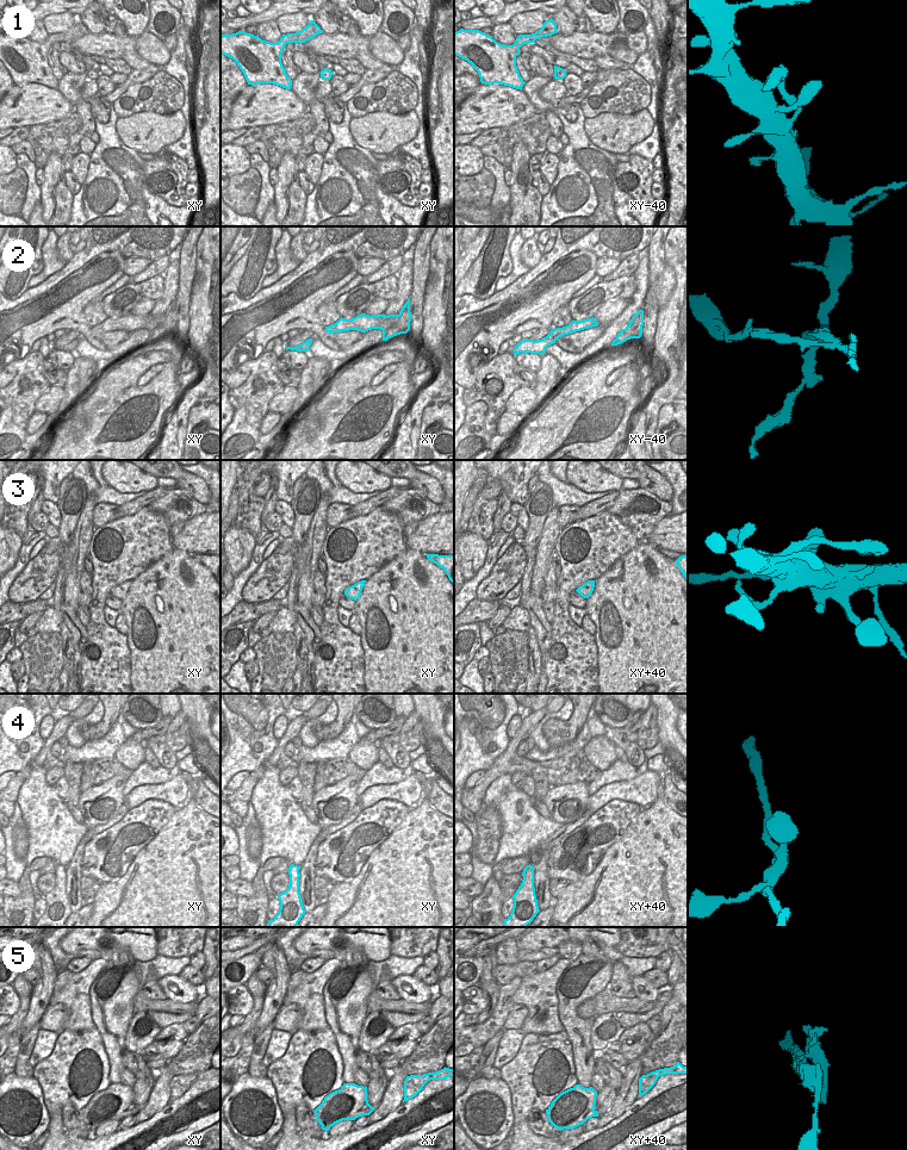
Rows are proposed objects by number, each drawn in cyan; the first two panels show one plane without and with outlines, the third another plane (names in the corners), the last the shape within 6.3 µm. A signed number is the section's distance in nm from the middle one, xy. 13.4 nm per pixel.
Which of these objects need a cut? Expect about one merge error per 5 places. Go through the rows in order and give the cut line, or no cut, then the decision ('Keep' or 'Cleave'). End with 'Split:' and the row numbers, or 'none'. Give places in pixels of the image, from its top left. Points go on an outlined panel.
1: No split. Keep
2: Split along xy (399, 315), (398, 322), (383, 335). Cleave
3: Split along xy+40 (594, 582), (588, 595), (579, 594). Cleave
4: No split. Keep
5: Split along xy (404, 1089), (404, 1095). Cleave
Split: 2, 3, 5

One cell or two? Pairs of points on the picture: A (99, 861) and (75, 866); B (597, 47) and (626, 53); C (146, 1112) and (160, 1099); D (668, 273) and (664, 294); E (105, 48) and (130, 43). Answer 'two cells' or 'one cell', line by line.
A: two cells
B: two cells
C: one cell
D: one cell
E: one cell

